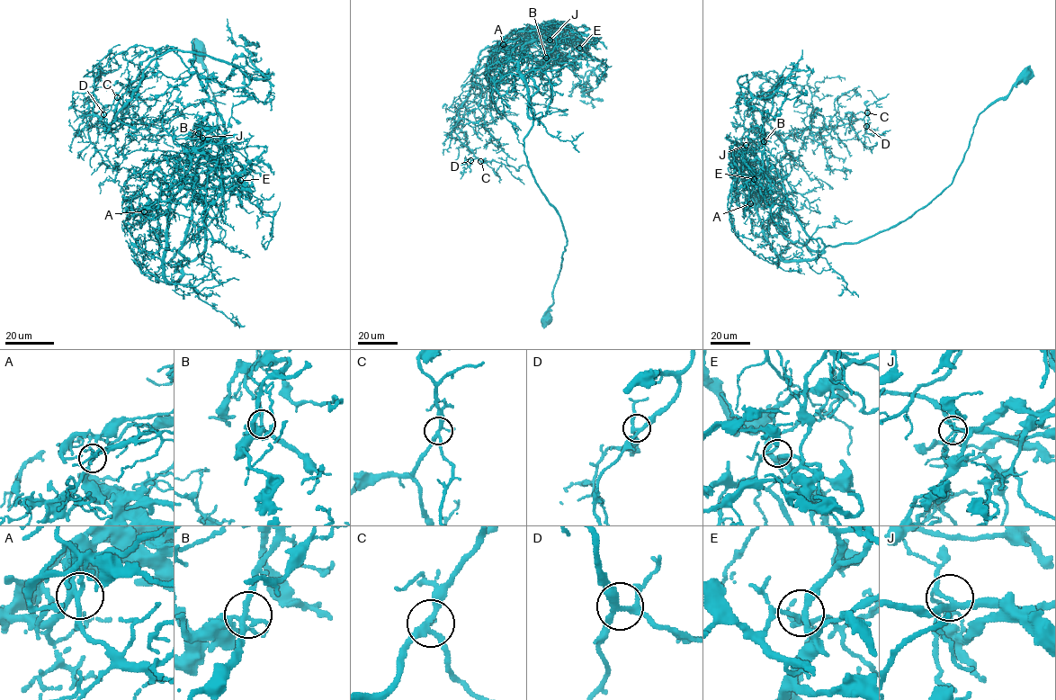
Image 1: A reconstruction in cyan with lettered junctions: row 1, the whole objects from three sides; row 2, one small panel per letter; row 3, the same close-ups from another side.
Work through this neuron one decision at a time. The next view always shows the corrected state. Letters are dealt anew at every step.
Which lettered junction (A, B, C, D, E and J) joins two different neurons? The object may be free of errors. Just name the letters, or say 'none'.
J

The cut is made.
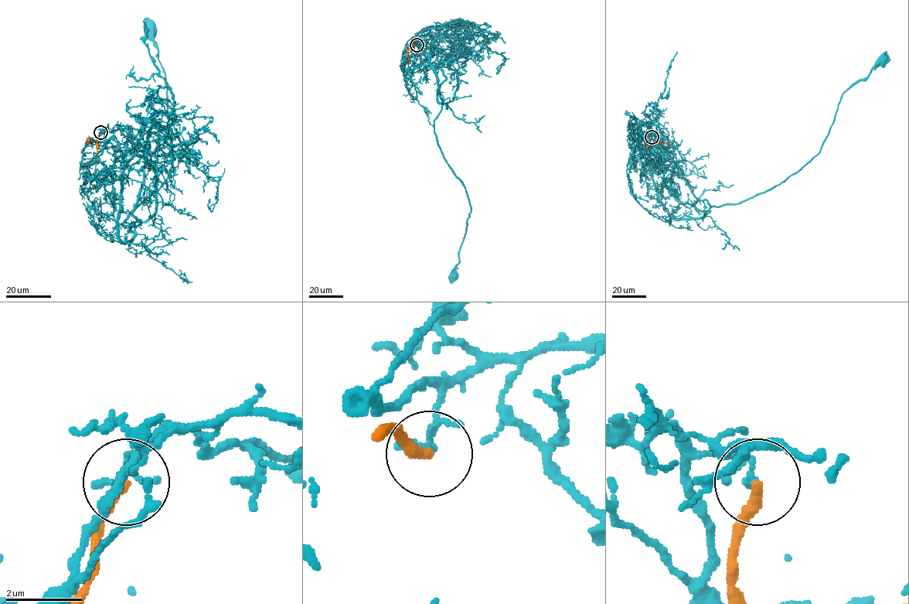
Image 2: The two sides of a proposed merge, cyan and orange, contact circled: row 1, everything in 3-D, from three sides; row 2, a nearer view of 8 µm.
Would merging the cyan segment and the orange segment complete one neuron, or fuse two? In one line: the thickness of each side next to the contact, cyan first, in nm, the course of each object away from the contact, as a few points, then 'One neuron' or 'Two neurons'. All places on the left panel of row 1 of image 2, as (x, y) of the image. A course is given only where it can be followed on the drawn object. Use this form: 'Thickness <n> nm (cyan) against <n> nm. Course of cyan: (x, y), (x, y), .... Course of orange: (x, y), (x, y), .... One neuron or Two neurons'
Thickness 150 nm (cyan) against 240 nm. Course of cyan: (100, 132), (131, 130), (138, 144), (120, 192), (127, 242), (127, 217), (173, 161), (151, 29). Course of orange: (100, 132), (97, 142), (90, 140), (93, 144). Two neurons

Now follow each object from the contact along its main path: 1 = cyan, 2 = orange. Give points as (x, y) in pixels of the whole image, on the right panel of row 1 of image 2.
1: (651, 137), (641, 150), (661, 203), (675, 218), (703, 217), (797, 172), (841, 95), (881, 59)
2: (651, 137), (651, 143), (664, 142), (668, 145)

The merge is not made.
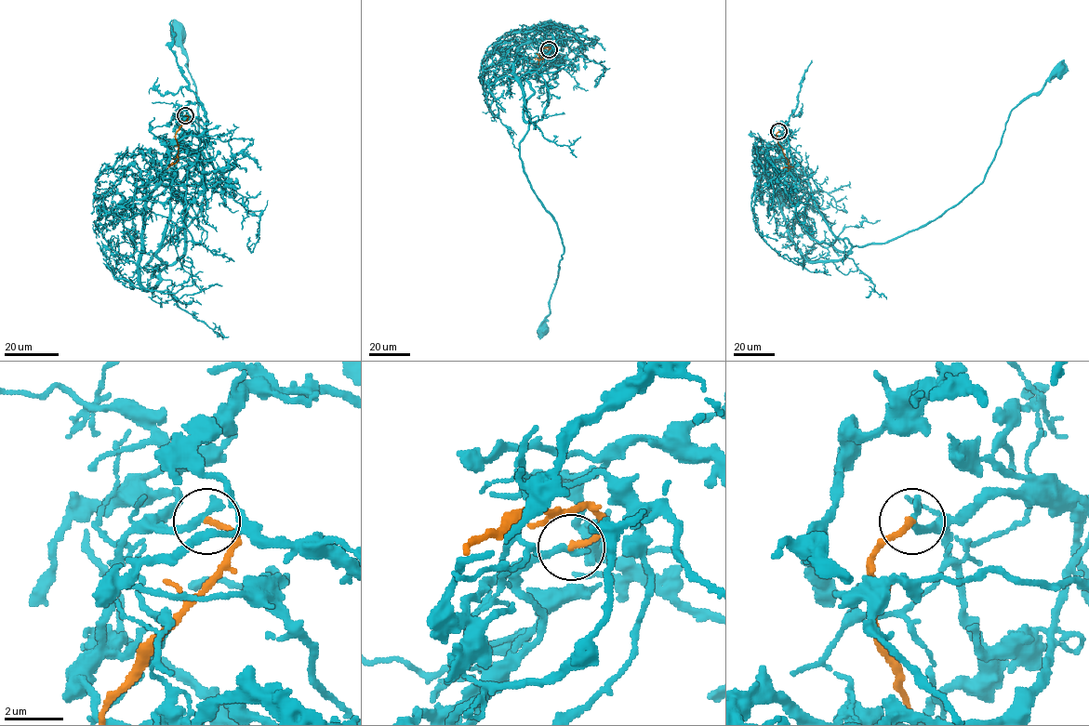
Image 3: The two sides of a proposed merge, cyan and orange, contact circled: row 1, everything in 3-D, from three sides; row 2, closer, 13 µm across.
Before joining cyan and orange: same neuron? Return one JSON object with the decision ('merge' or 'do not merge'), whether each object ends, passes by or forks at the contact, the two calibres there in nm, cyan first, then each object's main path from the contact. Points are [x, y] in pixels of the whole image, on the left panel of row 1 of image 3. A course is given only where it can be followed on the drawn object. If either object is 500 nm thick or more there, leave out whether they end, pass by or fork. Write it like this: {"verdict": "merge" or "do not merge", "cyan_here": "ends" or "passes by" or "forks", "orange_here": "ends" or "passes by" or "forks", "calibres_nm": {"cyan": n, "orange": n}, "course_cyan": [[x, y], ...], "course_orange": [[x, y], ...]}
{"verdict": "do not merge", "cyan_here": "ends", "orange_here": "ends", "calibres_nm": {"cyan": 300, "orange": 200}, "course_cyan": [[185, 115], [166, 263], [152, 275], [205, 191], [179, 33]], "course_orange": [[185, 115], [187, 120], [176, 133], [178, 160], [168, 164]]}

